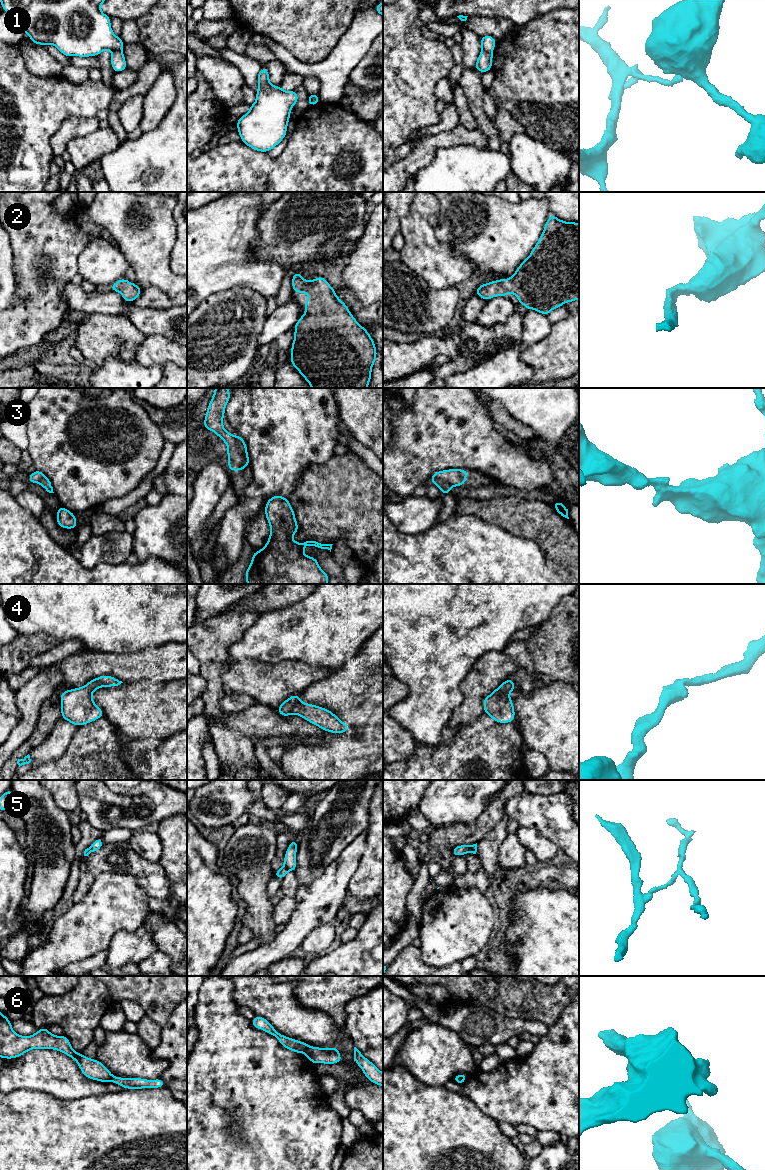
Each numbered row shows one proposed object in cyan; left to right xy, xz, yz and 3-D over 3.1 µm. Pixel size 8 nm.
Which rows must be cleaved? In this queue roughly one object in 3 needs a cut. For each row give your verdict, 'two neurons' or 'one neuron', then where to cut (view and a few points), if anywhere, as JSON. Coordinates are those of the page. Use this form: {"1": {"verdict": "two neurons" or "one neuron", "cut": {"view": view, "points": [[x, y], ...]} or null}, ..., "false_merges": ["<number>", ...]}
{"1": {"verdict": "two neurons", "cut": {"view": "xy", "points": [[121, 50], [114, 50], [112, 52]]}}, "2": {"verdict": "one neuron", "cut": null}, "3": {"verdict": "two neurons", "cut": {"view": "xz", "points": [[235, 437], [241, 454], [248, 459]]}}, "4": {"verdict": "one neuron", "cut": null}, "5": {"verdict": "two neurons", "cut": {"view": "yz", "points": [[471, 845], [467, 852]]}}, "6": {"verdict": "two neurons", "cut": {"view": "xz", "points": [[308, 1046], [304, 1053]]}}, "false_merges": ["1", "3", "5", "6"]}

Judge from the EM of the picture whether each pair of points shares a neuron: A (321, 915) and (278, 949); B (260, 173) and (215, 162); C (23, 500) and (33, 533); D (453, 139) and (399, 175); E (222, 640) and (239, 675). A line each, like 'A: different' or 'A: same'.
A: same
B: same
C: different
D: same
E: different

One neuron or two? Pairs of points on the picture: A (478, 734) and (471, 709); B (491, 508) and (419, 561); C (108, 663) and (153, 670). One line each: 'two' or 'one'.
A: two
B: two
C: one

